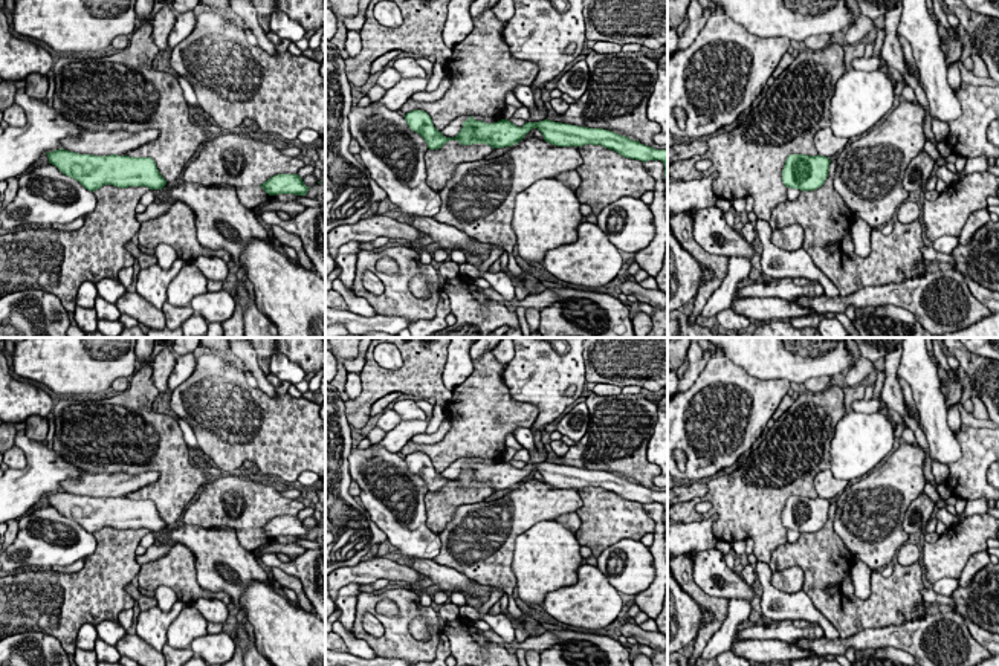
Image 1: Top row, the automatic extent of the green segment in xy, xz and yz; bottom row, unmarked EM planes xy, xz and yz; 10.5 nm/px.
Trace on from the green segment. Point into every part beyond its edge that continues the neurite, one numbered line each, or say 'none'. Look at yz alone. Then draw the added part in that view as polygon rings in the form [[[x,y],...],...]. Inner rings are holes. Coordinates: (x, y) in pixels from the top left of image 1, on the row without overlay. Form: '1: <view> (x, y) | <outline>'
none

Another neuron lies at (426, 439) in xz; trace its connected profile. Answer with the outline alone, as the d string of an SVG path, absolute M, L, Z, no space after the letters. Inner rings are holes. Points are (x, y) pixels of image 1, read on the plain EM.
M443 420L440 428L434 434L417 434L411 438L414 443L423 443L423 445L432 445L440 441L446 432L451 429L451 423L448 420Z

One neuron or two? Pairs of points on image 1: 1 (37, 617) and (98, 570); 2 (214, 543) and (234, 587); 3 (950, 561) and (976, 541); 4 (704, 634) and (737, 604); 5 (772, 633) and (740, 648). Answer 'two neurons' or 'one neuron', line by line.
1: one neuron
2: one neuron
3: one neuron
4: two neurons
5: two neurons

